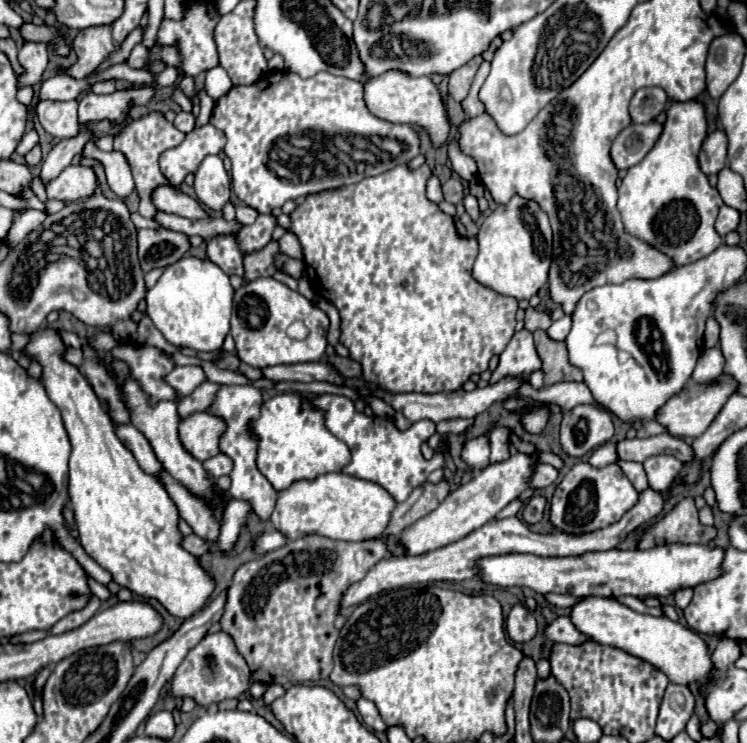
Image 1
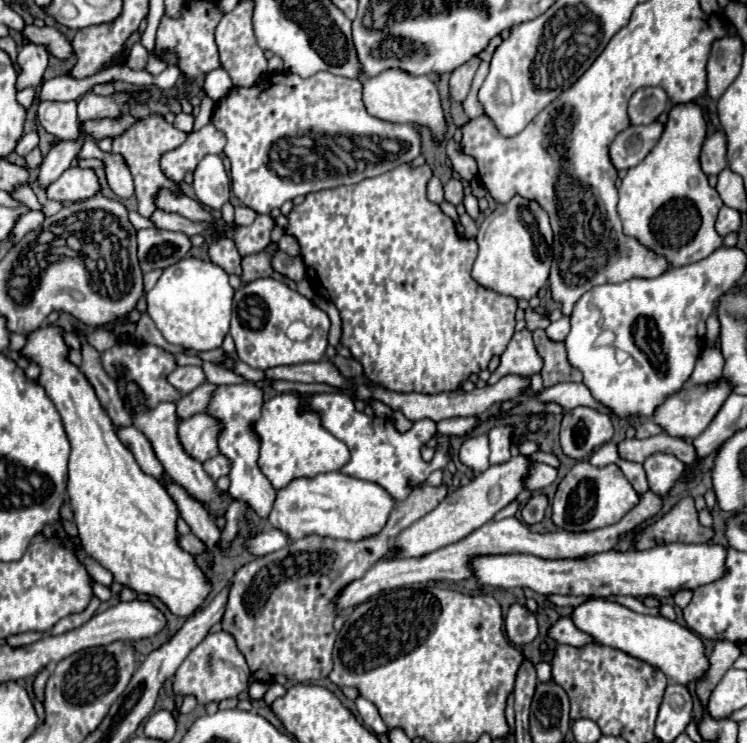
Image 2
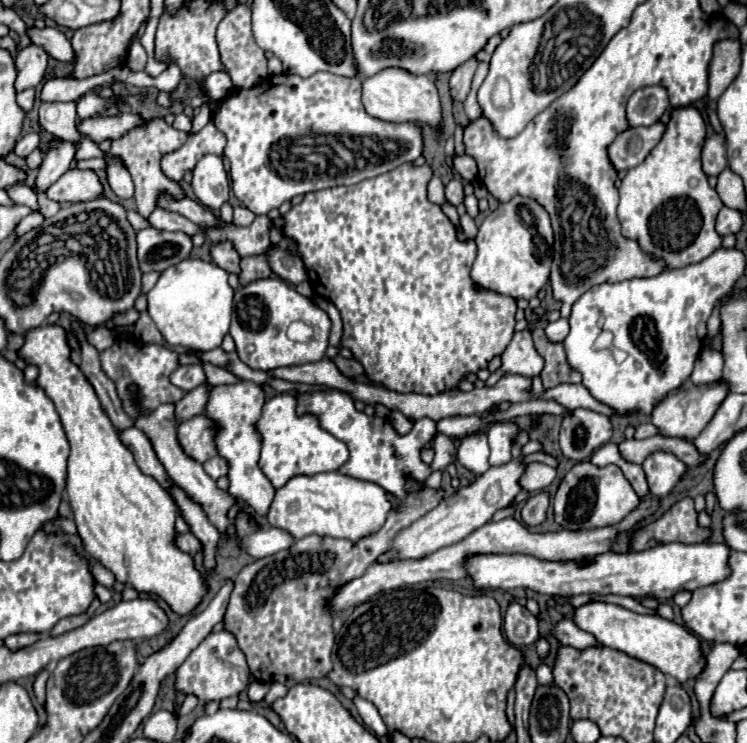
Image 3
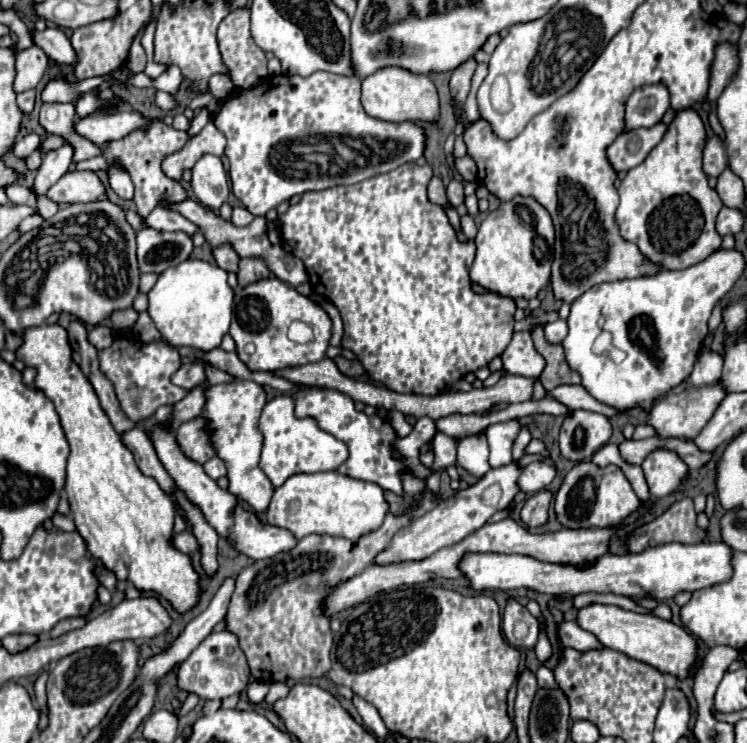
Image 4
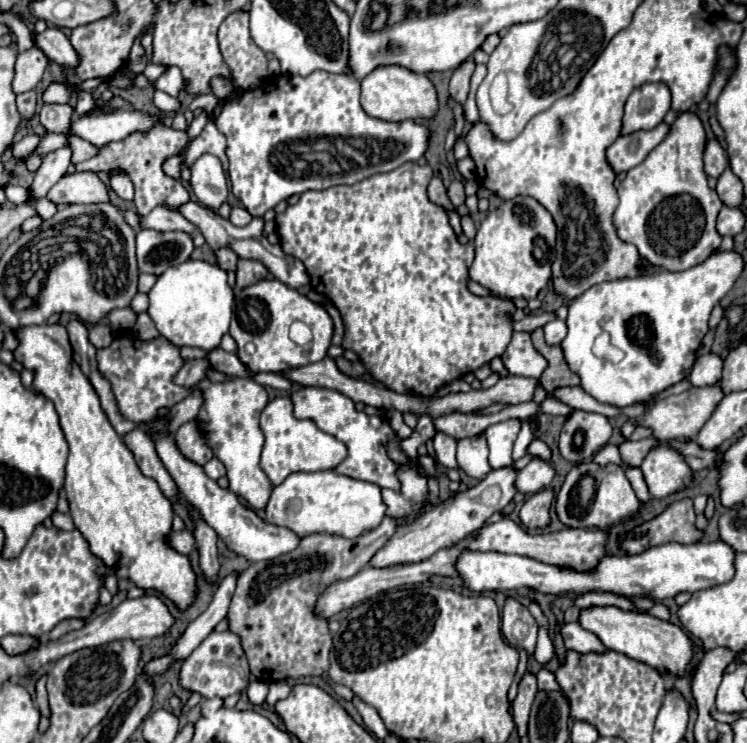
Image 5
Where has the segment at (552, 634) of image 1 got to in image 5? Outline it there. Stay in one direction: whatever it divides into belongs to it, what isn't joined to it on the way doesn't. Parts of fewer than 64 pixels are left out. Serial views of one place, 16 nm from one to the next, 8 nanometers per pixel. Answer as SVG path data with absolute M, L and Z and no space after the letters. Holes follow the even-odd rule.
M564 624L562 626L564 644L568 650L588 654L588 652L608 652L608 648L600 642L600 638L584 628L580 624Z

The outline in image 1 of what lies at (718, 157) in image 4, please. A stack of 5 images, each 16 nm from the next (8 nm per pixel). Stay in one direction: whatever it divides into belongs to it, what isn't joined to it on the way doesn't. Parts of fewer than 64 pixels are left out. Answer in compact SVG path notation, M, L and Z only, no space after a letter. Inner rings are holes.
M716 130L706 136L700 150L700 168L706 176L718 174L726 166L726 134Z

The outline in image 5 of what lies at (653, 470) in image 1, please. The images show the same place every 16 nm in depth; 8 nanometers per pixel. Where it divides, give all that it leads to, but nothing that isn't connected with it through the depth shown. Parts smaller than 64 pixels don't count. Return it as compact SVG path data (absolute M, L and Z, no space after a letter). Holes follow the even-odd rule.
M668 444L654 446L642 460L640 470L652 498L664 498L692 482L692 470L688 462L676 448Z

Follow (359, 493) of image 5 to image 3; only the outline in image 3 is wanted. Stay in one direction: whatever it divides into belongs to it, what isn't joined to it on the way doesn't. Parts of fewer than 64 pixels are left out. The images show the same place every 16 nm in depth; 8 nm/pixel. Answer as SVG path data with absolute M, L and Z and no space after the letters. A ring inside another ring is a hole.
M320 472L316 476L294 476L284 488L278 488L266 520L272 526L276 522L276 528L288 530L296 540L308 534L360 540L362 536L380 530L388 512L390 500L378 484L338 472Z

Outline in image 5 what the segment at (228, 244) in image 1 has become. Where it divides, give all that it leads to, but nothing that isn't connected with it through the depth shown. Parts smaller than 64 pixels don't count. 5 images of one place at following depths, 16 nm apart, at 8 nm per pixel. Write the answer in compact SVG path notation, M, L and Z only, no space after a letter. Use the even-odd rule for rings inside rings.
M220 248L216 252L216 262L222 270L236 270L236 262L238 262L238 256L230 250L230 248Z

